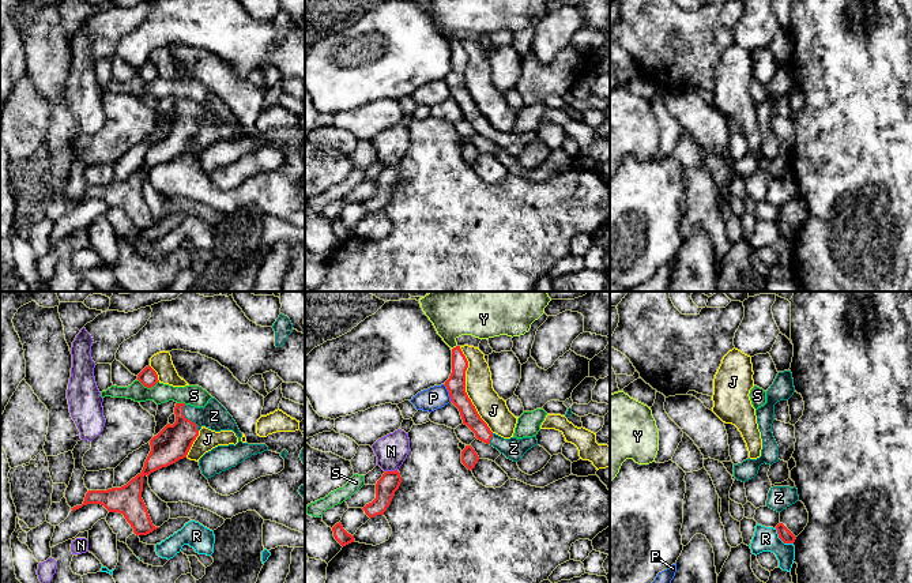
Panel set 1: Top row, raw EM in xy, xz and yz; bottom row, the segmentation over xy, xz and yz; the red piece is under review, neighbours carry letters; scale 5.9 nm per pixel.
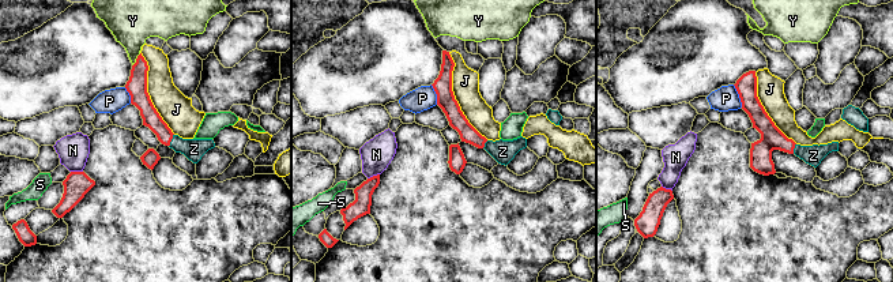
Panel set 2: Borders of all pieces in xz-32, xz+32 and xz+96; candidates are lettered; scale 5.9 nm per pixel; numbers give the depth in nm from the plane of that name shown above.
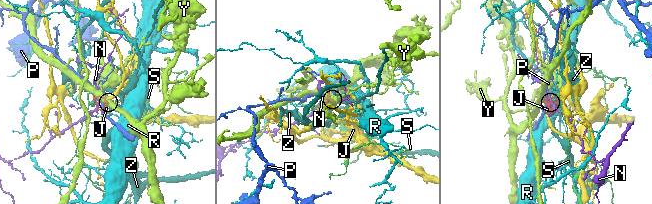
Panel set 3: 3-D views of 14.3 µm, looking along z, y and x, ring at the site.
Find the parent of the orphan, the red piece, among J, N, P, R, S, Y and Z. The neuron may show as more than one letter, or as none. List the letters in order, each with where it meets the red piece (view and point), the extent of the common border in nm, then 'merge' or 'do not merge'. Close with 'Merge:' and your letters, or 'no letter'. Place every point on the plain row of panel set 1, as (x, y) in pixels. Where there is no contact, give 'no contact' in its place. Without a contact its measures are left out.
J: xz (464, 85) | 550 nm | do not merge
N: xz (391, 166) | 70 nm | do not merge
P: xz (448, 86) | 120 nm | do not merge
R: yz (782, 234) | 140 nm | do not merge
S: xy (149, 82) | 130 nm | do not merge
Y: xz (453, 42) | 50 nm | do not merge
Z: xy (187, 113) | 180 nm | merge
Merge: Z

